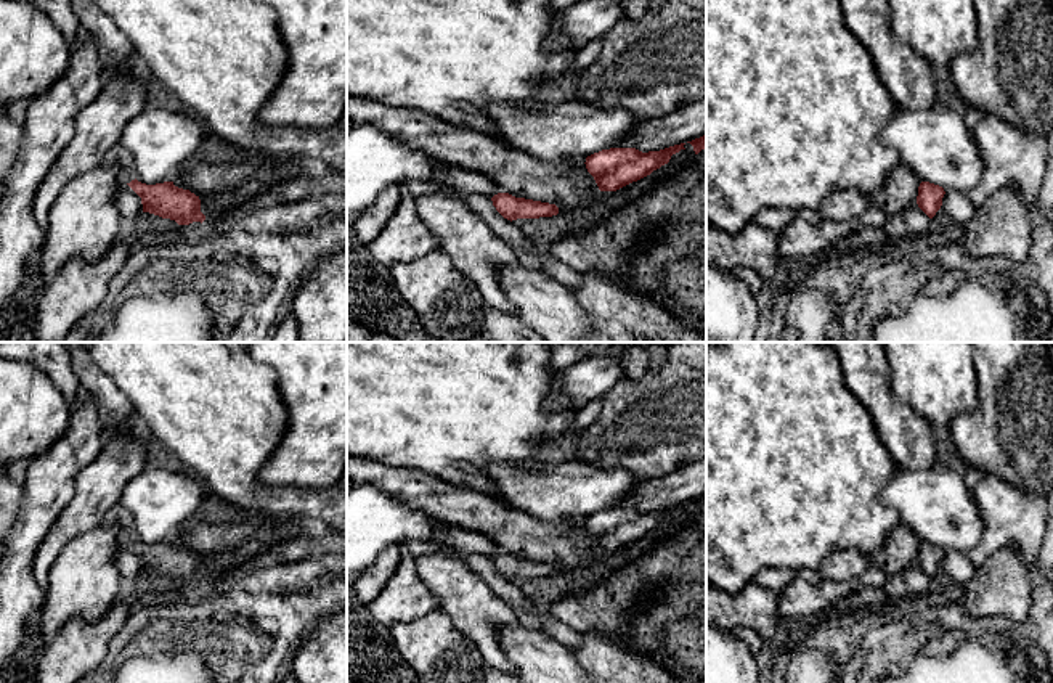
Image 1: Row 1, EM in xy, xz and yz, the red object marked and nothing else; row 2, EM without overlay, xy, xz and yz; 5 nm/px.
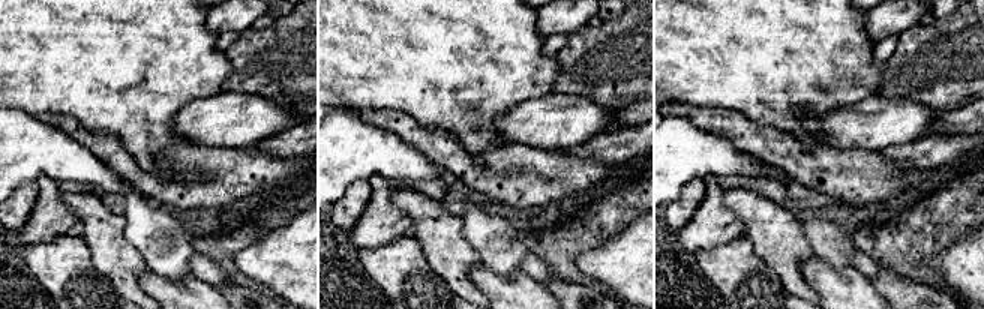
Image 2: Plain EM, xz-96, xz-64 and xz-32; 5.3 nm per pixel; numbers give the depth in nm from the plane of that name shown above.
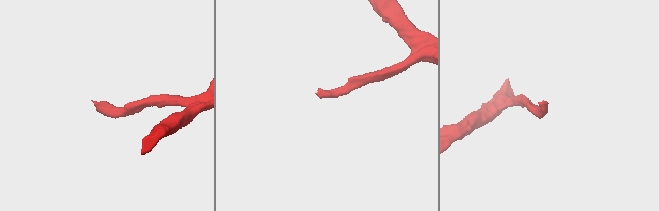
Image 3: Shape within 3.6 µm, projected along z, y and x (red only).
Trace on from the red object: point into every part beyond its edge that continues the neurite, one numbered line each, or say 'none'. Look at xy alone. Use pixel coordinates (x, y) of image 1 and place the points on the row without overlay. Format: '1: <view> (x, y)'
1: xy (117, 516)

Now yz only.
none

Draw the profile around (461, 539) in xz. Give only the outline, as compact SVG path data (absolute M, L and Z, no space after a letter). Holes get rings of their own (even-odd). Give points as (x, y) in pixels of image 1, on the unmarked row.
M438 521L438 532L433 535L432 542L459 551L478 553L486 558L501 553L499 546L485 534L459 526L449 526L441 521Z

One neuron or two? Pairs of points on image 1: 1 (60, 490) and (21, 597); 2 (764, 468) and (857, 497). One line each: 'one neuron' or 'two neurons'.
1: one neuron
2: one neuron

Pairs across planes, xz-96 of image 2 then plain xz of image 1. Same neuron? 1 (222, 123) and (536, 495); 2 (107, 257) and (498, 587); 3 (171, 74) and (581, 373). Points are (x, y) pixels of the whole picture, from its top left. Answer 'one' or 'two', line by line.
1: one
2: two
3: two

